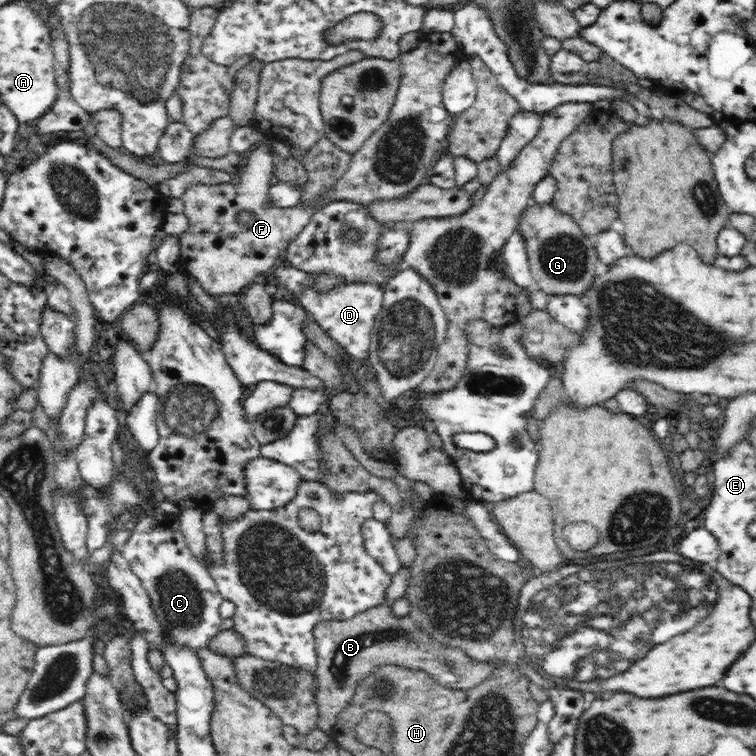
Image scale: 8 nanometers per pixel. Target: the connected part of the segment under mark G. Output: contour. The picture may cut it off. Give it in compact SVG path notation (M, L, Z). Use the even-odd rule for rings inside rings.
M551 203L544 206L529 204L517 226L524 237L530 271L535 287L553 295L583 297L600 271L594 239L583 233L575 218L562 214Z

